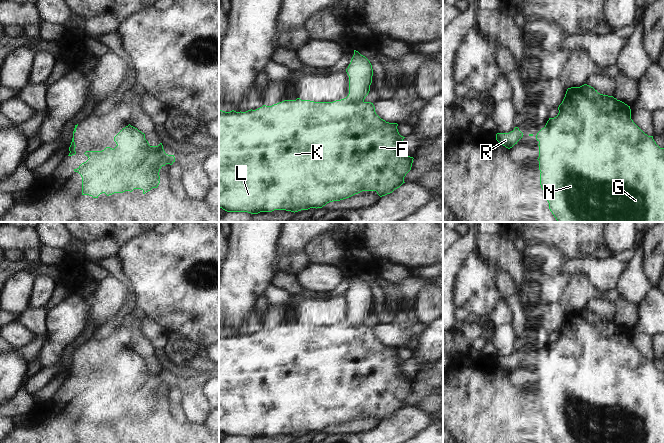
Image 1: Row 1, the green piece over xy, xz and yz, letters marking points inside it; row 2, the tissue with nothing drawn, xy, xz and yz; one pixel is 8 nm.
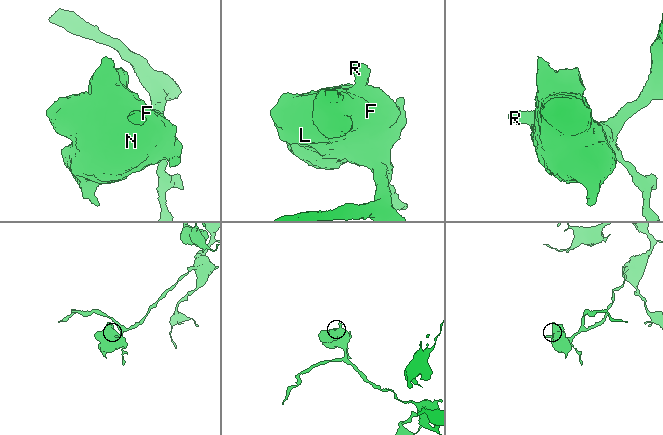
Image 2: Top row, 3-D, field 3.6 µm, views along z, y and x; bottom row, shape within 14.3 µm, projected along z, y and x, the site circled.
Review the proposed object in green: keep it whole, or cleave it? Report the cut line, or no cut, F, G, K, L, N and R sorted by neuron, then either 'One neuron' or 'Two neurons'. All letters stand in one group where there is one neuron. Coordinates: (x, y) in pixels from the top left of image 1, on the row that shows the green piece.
No split. Groups: F G K L N R. One neuron.

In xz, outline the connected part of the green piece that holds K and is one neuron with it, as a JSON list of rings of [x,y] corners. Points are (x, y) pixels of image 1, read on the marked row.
[[[358,51],[354,55],[346,69],[349,76],[349,94],[346,98],[333,102],[314,102],[310,100],[284,100],[272,106],[263,105],[256,110],[225,112],[219,110],[219,207],[227,212],[248,212],[258,214],[260,212],[272,212],[274,210],[286,210],[298,212],[310,208],[322,208],[329,202],[340,201],[349,198],[362,191],[376,191],[382,197],[392,193],[404,182],[404,177],[411,170],[413,157],[408,156],[402,149],[402,141],[405,137],[398,132],[397,123],[389,123],[381,119],[375,112],[371,102],[364,99],[370,91],[373,69],[370,61]]]

